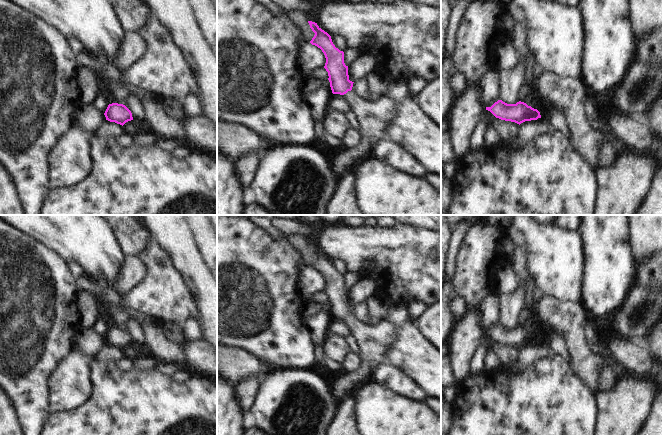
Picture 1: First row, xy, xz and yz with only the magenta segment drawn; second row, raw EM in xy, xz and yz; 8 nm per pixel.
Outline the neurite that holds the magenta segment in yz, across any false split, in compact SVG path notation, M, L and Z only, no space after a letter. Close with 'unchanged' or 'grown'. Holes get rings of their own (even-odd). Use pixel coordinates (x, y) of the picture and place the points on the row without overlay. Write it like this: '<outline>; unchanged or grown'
M498 324L491 331L486 331L486 334L490 335L496 342L515 346L519 349L525 345L541 342L537 333L521 325L516 328L507 328L502 324Z; unchanged

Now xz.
M312 245L308 247L315 257L310 267L320 272L325 279L324 292L328 296L332 317L344 320L360 349L359 370L355 373L345 373L331 386L332 396L338 401L343 401L355 390L358 383L370 382L372 370L384 363L386 350L394 342L396 327L384 320L375 325L359 322L352 315L354 306L349 304L348 290L344 287L344 276L335 271L331 260L317 247Z; grown

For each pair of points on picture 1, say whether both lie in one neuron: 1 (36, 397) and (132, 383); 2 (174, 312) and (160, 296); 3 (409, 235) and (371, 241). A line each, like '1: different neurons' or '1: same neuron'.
1: different neurons
2: same neuron
3: same neuron

